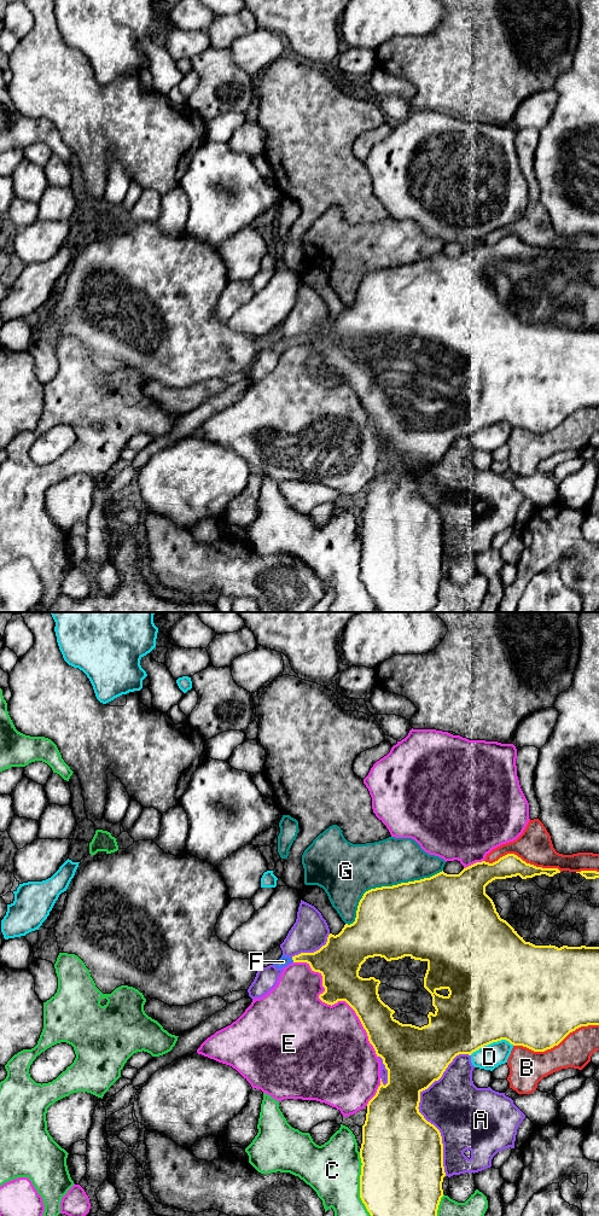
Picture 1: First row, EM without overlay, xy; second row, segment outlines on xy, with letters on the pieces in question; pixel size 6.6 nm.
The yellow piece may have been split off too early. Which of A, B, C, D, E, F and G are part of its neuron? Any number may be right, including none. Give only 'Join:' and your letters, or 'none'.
Join: F

